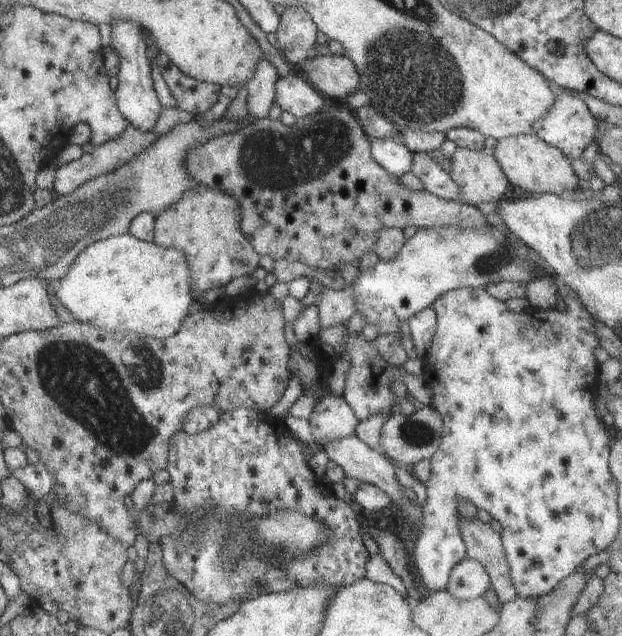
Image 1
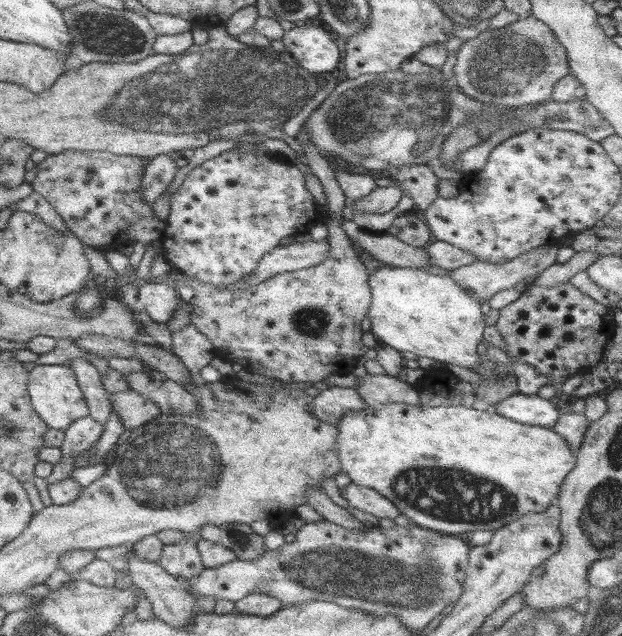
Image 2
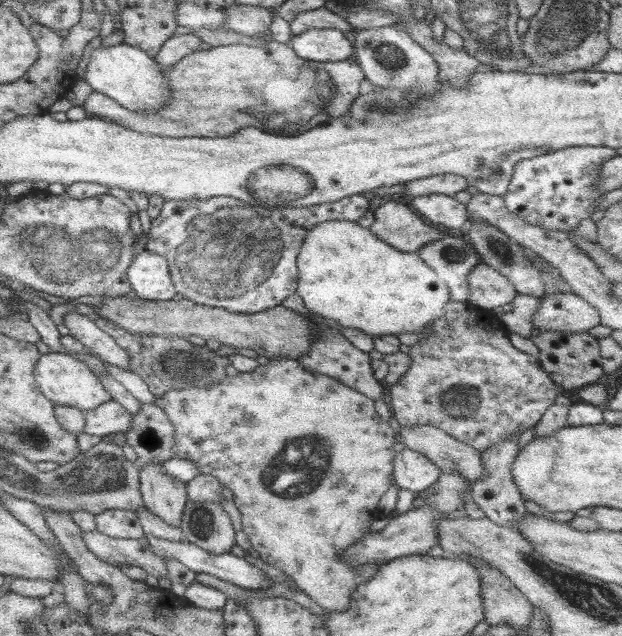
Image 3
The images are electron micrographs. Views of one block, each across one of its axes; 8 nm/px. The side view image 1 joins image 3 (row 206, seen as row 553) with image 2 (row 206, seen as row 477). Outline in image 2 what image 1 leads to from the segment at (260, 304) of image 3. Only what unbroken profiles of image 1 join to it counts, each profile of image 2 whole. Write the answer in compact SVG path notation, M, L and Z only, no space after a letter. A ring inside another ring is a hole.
M257 147L256 150L240 149L238 152L240 160L228 160L228 156L216 156L212 160L206 160L199 166L196 166L176 189L170 198L170 212L165 220L166 228L160 238L160 248L163 252L163 258L181 273L188 275L202 282L212 283L212 285L233 285L244 277L248 277L254 269L256 263L264 258L264 254L269 253L280 245L280 239L284 236L296 236L299 233L308 233L312 226L318 222L322 222L322 215L317 209L317 204L314 202L312 194L306 189L304 174L300 169L286 157L278 153L268 151L265 147Z

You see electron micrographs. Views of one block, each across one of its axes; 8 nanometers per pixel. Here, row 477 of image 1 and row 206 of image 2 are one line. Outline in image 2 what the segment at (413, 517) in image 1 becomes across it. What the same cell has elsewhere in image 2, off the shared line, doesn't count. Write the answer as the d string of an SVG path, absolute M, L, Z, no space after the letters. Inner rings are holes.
M377 184L369 194L360 198L357 202L350 201L350 205L346 205L342 209L342 218L352 221L354 212L384 214L398 205L400 198L403 196L401 191L396 186L383 187L381 184Z

